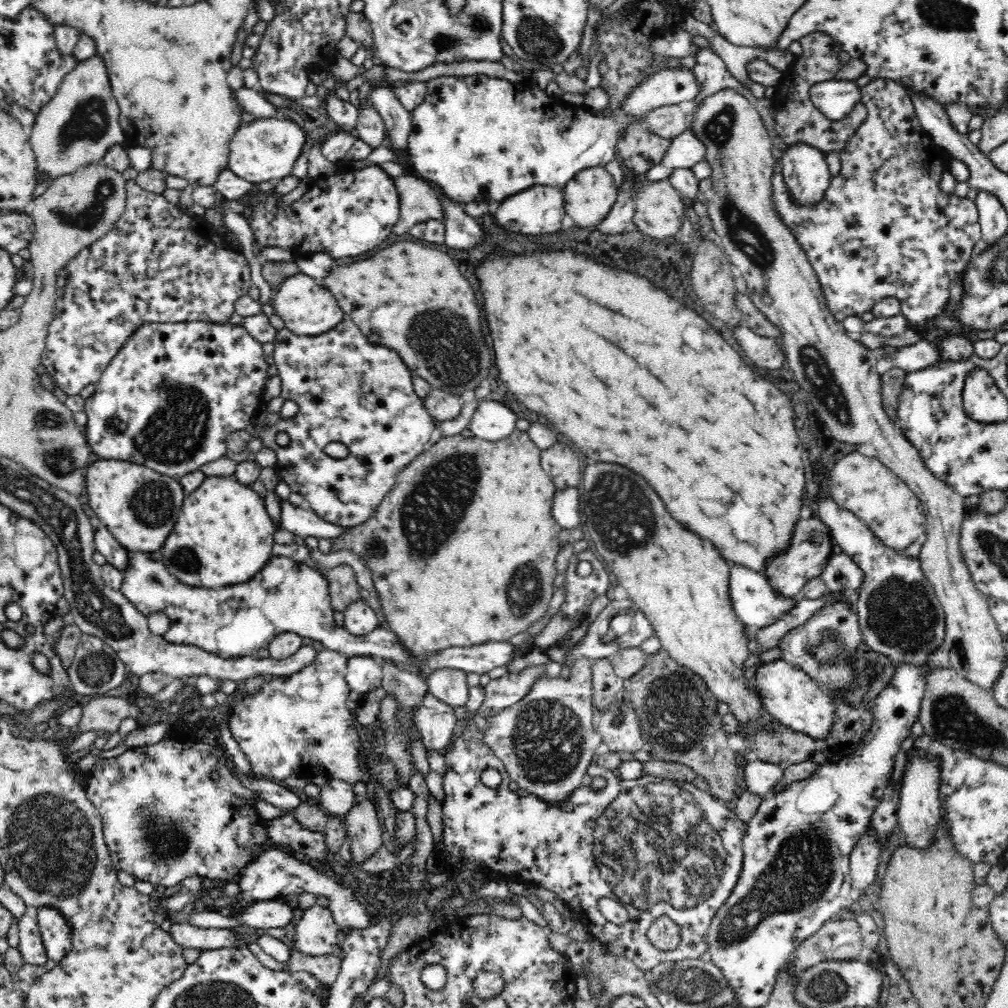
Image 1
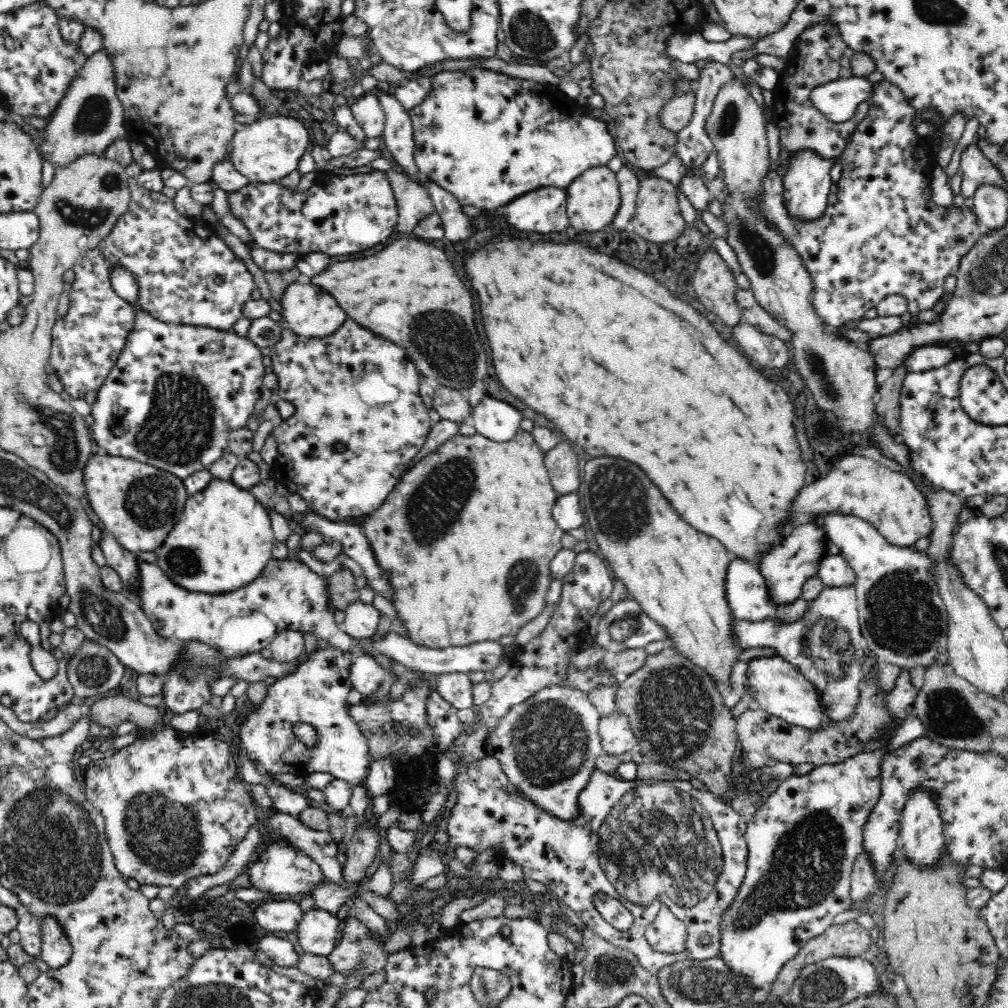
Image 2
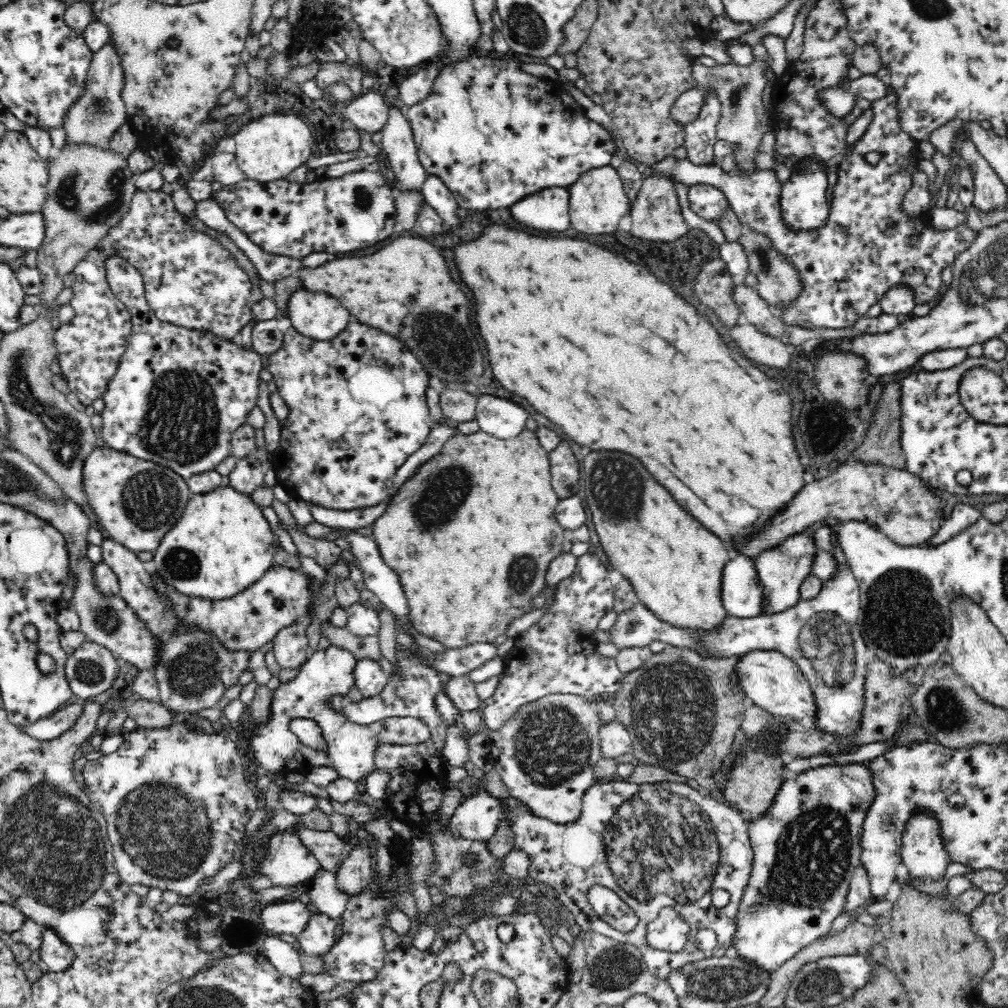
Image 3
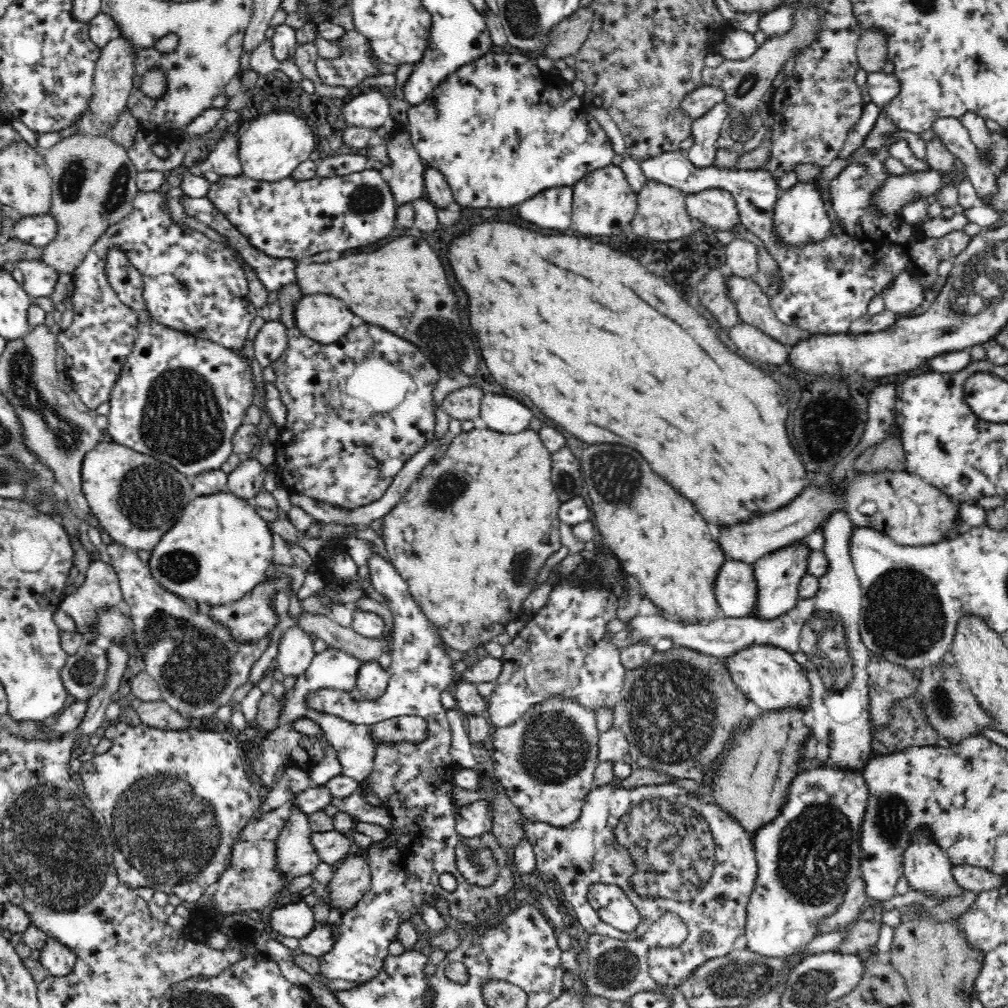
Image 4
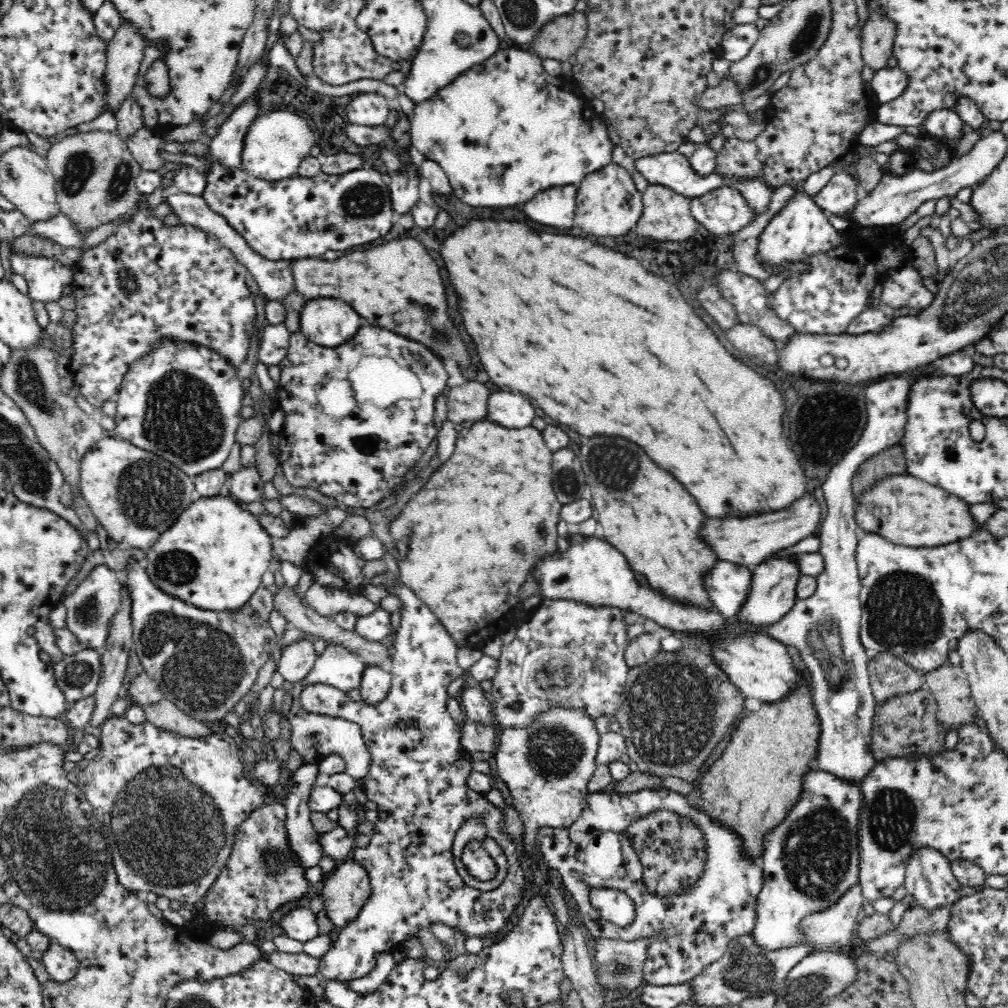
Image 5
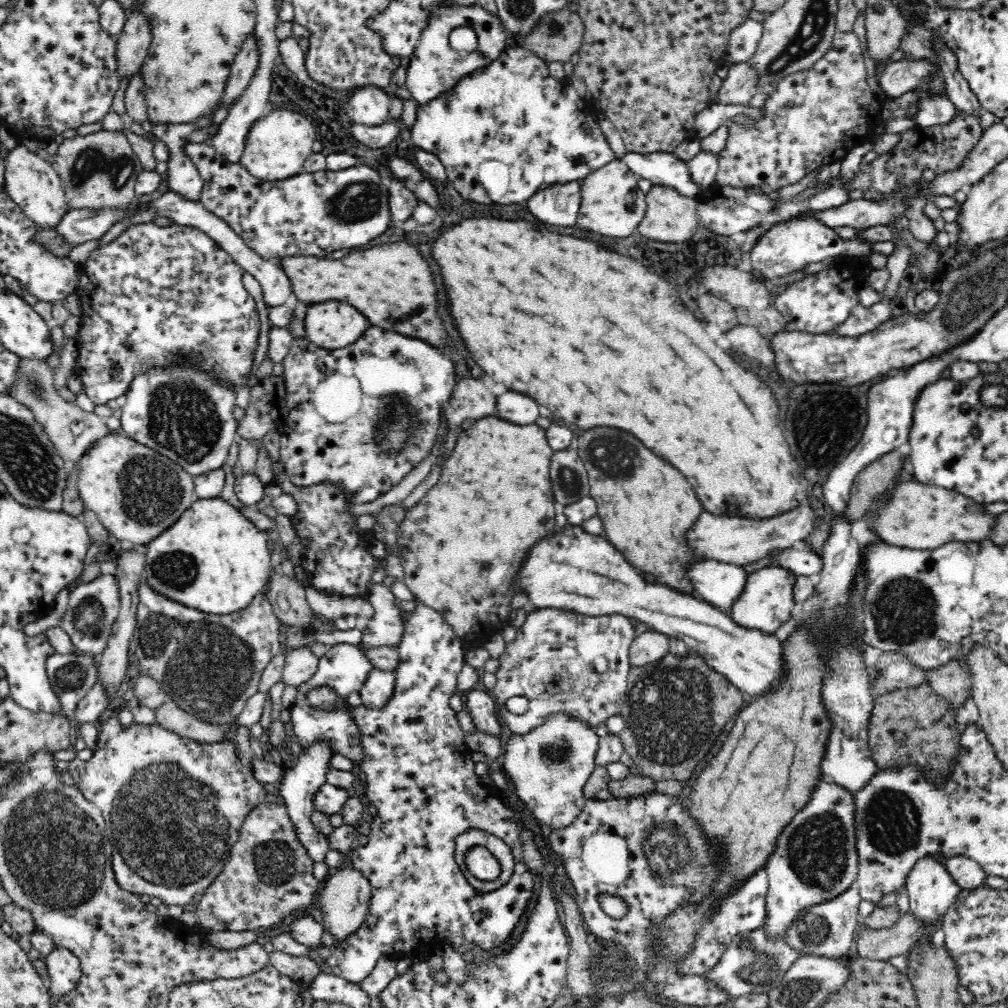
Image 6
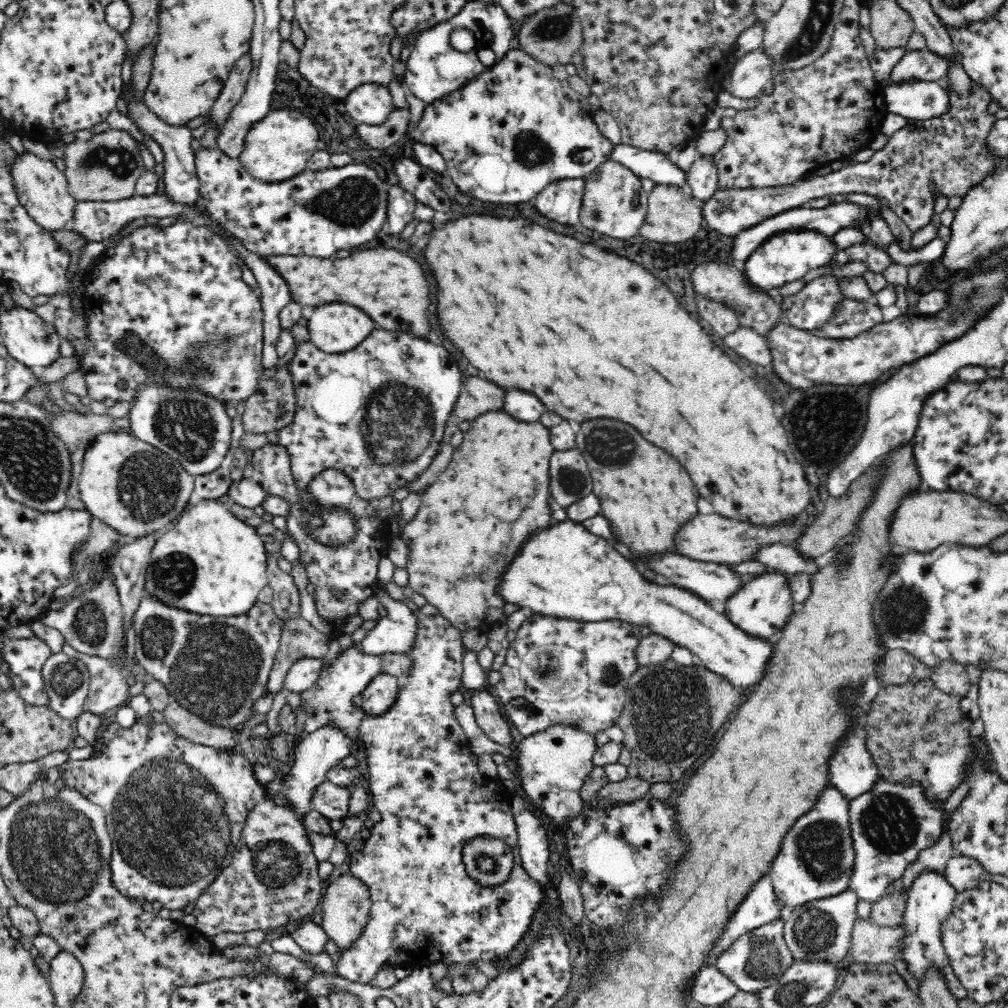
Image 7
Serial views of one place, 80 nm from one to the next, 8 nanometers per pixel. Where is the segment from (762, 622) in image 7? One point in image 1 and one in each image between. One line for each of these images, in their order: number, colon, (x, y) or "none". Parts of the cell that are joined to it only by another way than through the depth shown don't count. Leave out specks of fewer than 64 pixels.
1: (811, 546)
2: (786, 567)
3: (781, 570)
4: (778, 574)
5: (773, 594)
6: (767, 601)

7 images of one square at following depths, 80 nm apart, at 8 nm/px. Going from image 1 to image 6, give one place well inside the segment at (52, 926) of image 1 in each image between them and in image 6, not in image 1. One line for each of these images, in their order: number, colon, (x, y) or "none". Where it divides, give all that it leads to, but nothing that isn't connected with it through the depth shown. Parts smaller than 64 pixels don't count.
2: (56, 949)
3: (58, 955)
4: (56, 957)
5: (61, 964)
6: (63, 966)

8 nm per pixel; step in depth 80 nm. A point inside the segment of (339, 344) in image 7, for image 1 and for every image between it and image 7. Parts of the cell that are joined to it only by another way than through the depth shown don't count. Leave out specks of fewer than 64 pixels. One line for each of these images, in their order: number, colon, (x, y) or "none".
1: (307, 309)
2: (309, 312)
3: (313, 314)
4: (324, 319)
5: (326, 321)
6: (331, 325)

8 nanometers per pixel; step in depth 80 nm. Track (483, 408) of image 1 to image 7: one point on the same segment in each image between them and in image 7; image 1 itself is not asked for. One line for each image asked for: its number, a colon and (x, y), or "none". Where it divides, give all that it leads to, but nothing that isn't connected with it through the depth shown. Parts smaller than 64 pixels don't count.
2: (499, 421)
3: (501, 418)
4: (505, 414)
5: (510, 411)
6: (516, 408)
7: (524, 407)

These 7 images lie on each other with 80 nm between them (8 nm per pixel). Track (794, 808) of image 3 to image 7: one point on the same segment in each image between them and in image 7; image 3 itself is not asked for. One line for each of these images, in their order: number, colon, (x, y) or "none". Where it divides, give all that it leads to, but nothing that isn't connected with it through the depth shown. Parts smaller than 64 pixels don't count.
4: (806, 858)
5: (811, 858)
6: (815, 860)
7: (815, 861)

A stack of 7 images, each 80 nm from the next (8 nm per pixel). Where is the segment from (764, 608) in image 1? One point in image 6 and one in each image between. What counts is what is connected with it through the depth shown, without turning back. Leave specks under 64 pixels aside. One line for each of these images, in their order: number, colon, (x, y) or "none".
2: (748, 596)
3: (743, 595)
4: (736, 586)
5: (728, 584)
6: (720, 584)

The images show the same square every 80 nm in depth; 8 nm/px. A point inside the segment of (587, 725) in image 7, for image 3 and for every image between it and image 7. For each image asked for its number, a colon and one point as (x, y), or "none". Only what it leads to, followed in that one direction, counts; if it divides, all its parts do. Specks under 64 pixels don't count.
3: (557, 654)
4: (564, 651)
5: (562, 641)
6: (562, 661)

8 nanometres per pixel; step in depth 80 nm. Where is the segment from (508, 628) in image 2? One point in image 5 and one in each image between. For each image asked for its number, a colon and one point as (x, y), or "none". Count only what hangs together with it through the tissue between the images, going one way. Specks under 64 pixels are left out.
3: (451, 532)
4: (471, 532)
5: (465, 543)

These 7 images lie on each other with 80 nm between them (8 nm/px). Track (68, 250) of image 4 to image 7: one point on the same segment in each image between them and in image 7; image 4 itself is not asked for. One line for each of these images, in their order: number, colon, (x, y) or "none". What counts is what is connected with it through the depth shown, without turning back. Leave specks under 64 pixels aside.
5: (95, 174)
6: (99, 170)
7: (104, 168)

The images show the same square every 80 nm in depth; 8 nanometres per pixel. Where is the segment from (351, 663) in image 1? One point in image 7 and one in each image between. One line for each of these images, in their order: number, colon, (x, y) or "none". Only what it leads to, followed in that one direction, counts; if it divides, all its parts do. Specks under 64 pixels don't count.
2: (365, 674)
3: (369, 678)
4: (372, 680)
5: (375, 682)
6: (378, 688)
7: (380, 694)

